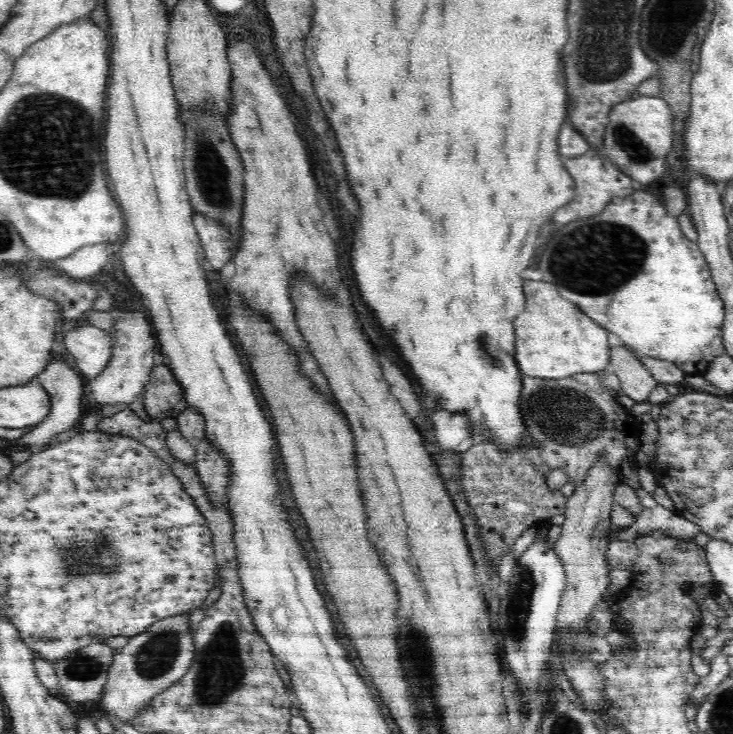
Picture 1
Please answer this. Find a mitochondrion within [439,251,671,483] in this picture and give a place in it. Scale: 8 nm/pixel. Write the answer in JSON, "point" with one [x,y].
{"point":[572,417]}

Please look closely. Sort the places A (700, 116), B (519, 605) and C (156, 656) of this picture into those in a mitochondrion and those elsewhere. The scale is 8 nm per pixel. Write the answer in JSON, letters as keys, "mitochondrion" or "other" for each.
{"A":"other","B":"mitochondrion","C":"mitochondrion"}

